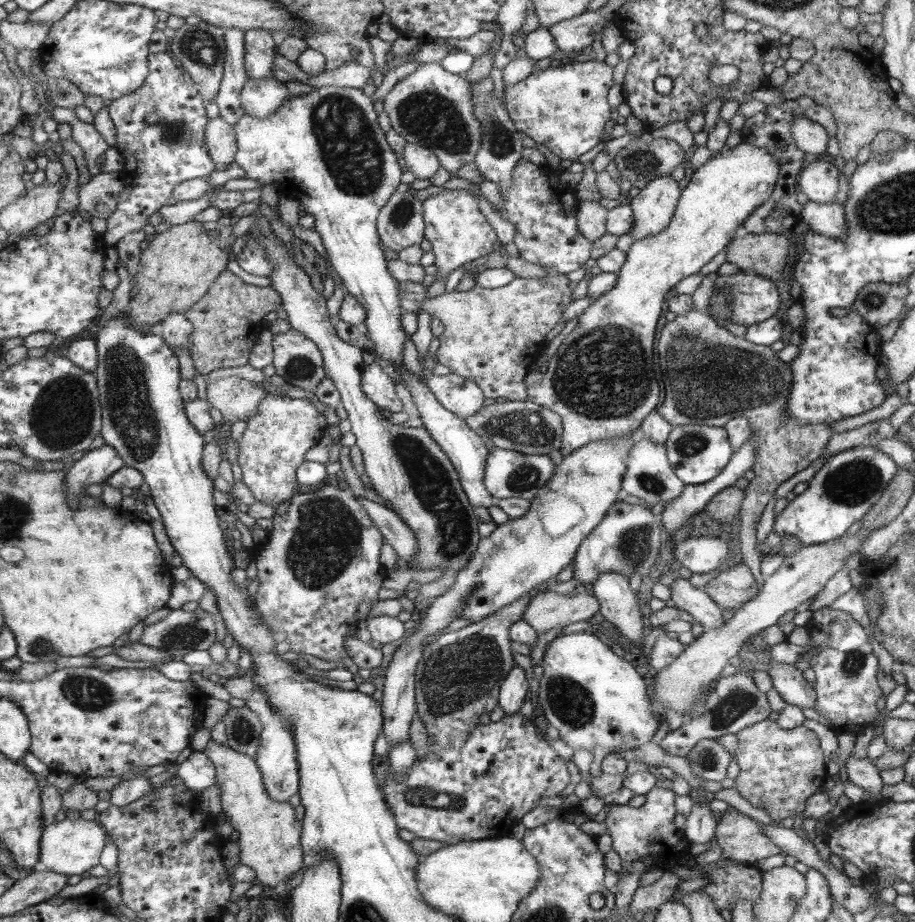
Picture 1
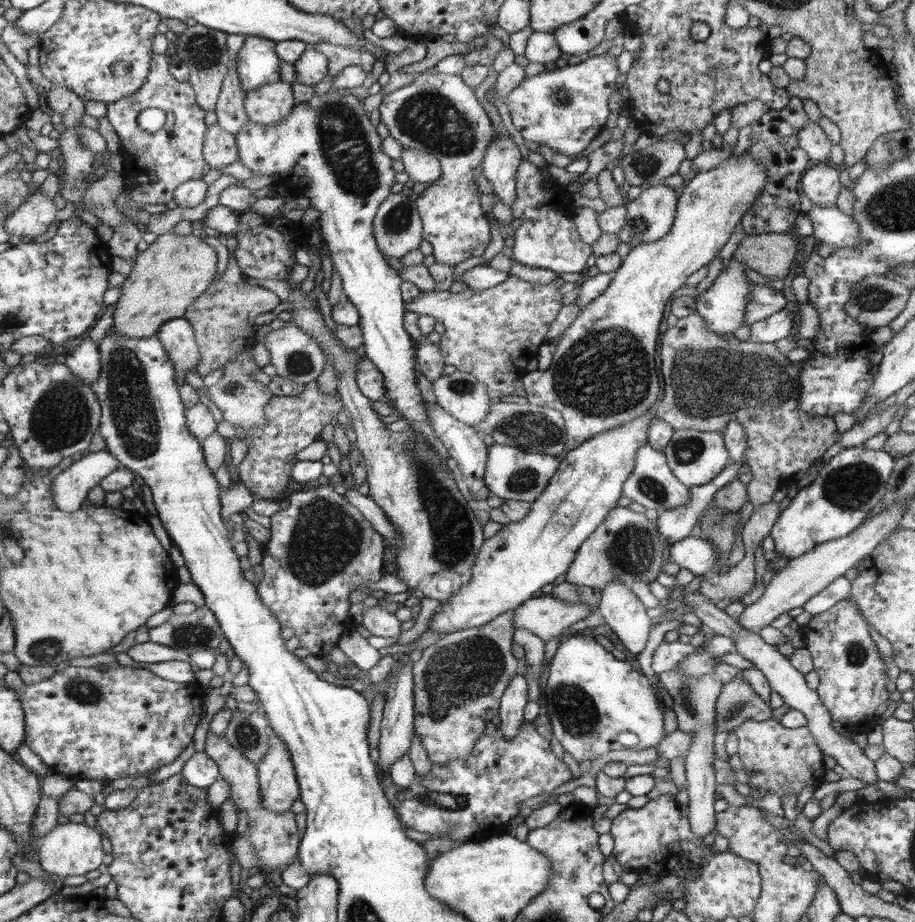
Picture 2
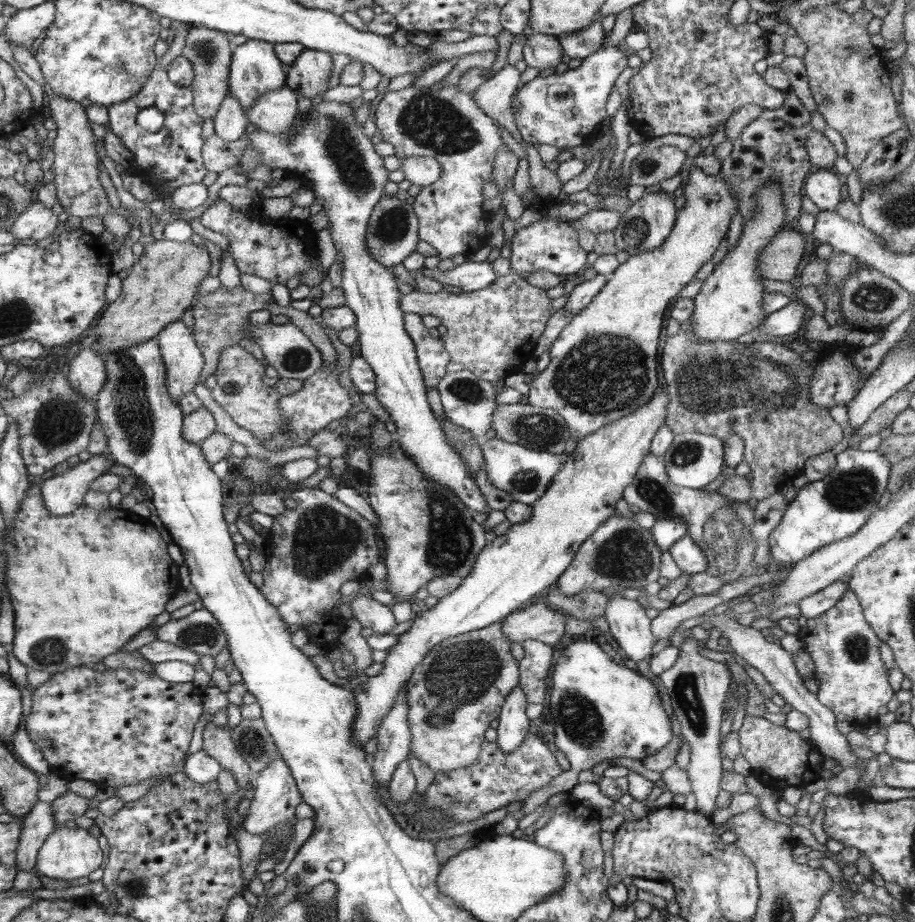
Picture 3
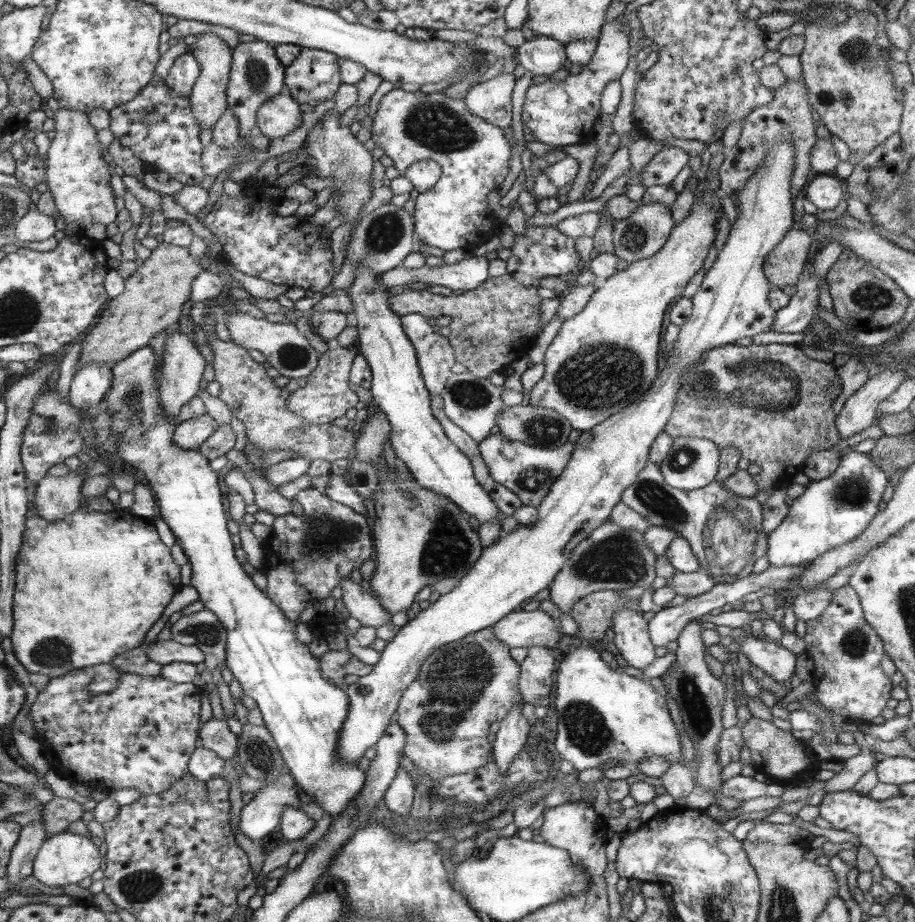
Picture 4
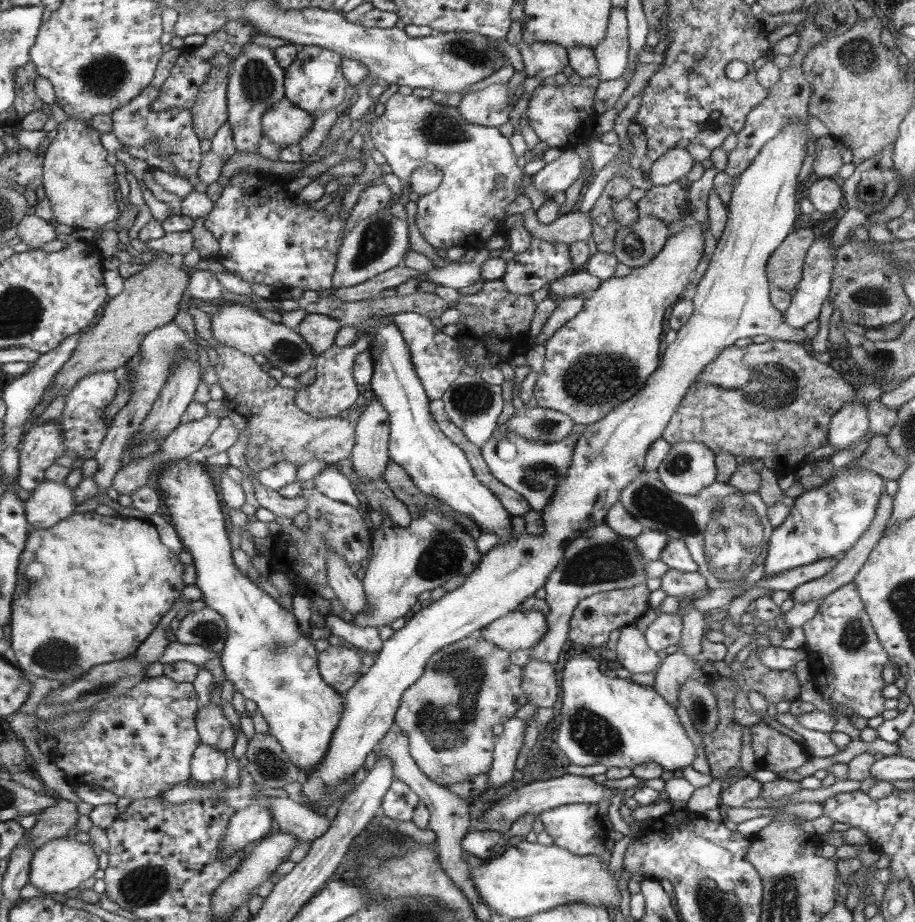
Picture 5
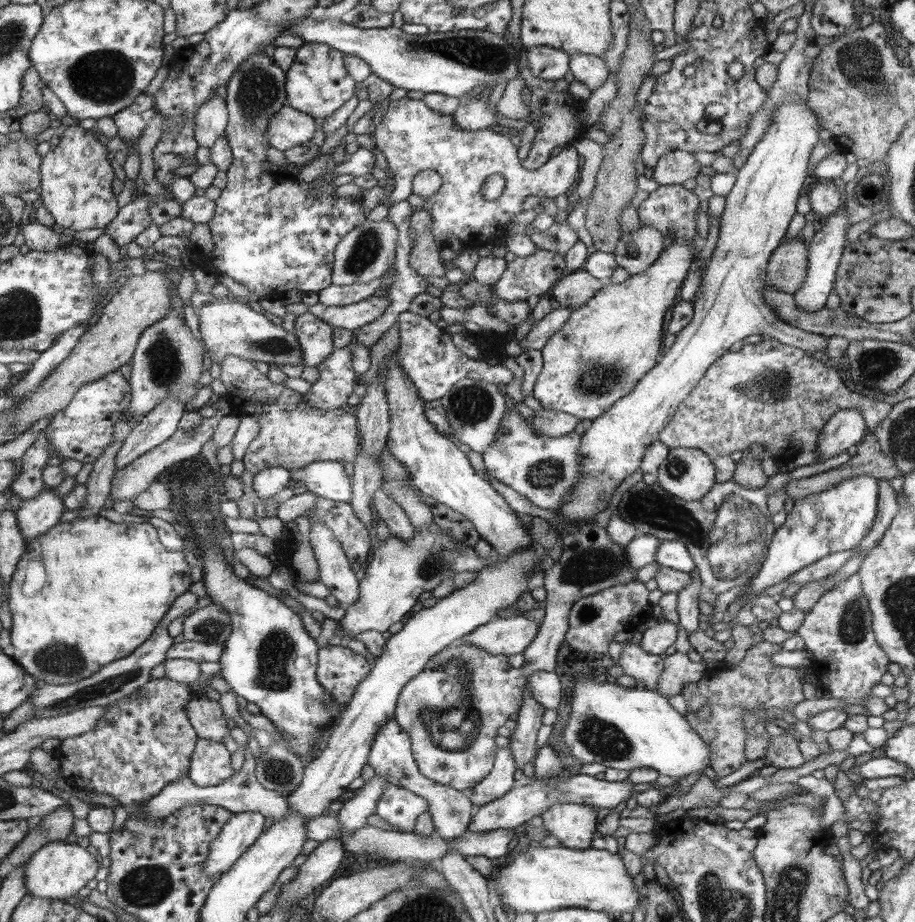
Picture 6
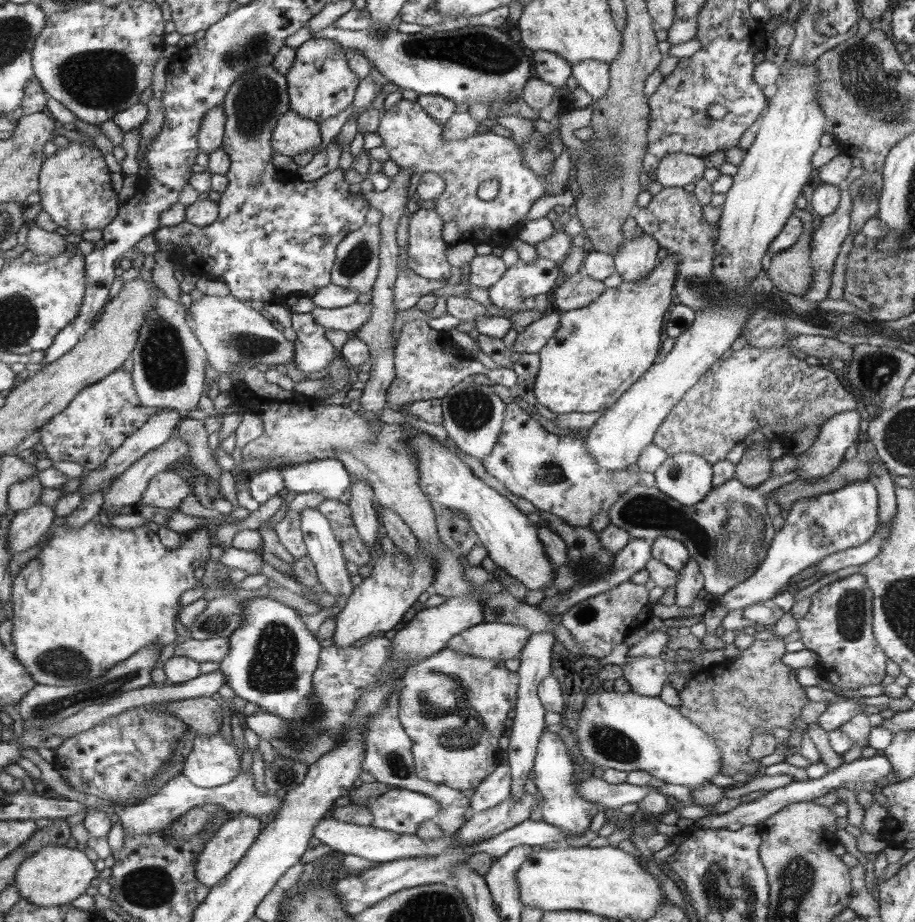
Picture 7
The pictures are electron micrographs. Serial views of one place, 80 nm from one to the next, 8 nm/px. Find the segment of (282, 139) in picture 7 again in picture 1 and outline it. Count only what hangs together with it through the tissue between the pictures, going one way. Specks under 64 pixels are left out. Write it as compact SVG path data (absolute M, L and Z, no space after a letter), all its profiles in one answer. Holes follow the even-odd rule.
M273 76L260 80L247 80L240 93L245 114L266 118L274 114L290 98L288 88Z

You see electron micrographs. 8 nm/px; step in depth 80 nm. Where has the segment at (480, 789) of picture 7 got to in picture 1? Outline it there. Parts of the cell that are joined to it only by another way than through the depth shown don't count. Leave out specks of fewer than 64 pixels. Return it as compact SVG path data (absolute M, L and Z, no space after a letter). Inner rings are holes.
M516 664L501 686L500 701L504 715L510 716L519 712L520 706L529 699L528 684L525 670Z

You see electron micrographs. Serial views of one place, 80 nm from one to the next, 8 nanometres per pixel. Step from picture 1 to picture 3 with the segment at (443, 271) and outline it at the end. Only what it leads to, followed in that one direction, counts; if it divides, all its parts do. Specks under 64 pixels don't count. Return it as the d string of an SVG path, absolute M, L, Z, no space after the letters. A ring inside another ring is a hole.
M436 82L434 84L430 84L428 87L420 88L412 84L410 87L406 87L401 90L386 91L384 97L377 105L375 113L375 123L378 134L382 136L382 140L384 142L390 142L390 144L394 146L396 150L394 156L397 156L401 163L405 160L405 158L410 156L426 156L434 158L440 163L441 177L434 184L430 184L430 186L424 186L420 193L414 195L416 201L413 204L413 209L415 210L419 222L419 240L424 240L424 242L428 242L428 244L431 244L434 248L436 248L436 250L439 252L438 256L441 259L450 258L455 254L463 254L467 256L469 254L475 253L477 250L480 250L480 248L488 243L488 220L486 220L486 214L484 214L484 208L482 208L482 202L484 202L484 196L482 196L482 188L484 188L484 184L493 182L493 164L496 160L497 153L504 146L504 142L502 142L502 136L500 136L500 130L496 128L494 119L490 118L489 115L485 113L485 111L482 111L480 106L477 106L474 96L470 96L470 94L466 94L466 92L460 92L460 90L456 90L456 85L457 84L448 86L440 85L439 82Z

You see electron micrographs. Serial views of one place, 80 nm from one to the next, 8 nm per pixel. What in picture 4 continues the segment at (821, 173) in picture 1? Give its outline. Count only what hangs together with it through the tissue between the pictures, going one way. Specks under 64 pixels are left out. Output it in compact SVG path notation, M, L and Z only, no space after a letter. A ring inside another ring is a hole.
M818 174L806 186L806 196L818 210L832 210L840 204L844 196L844 188L836 177Z

